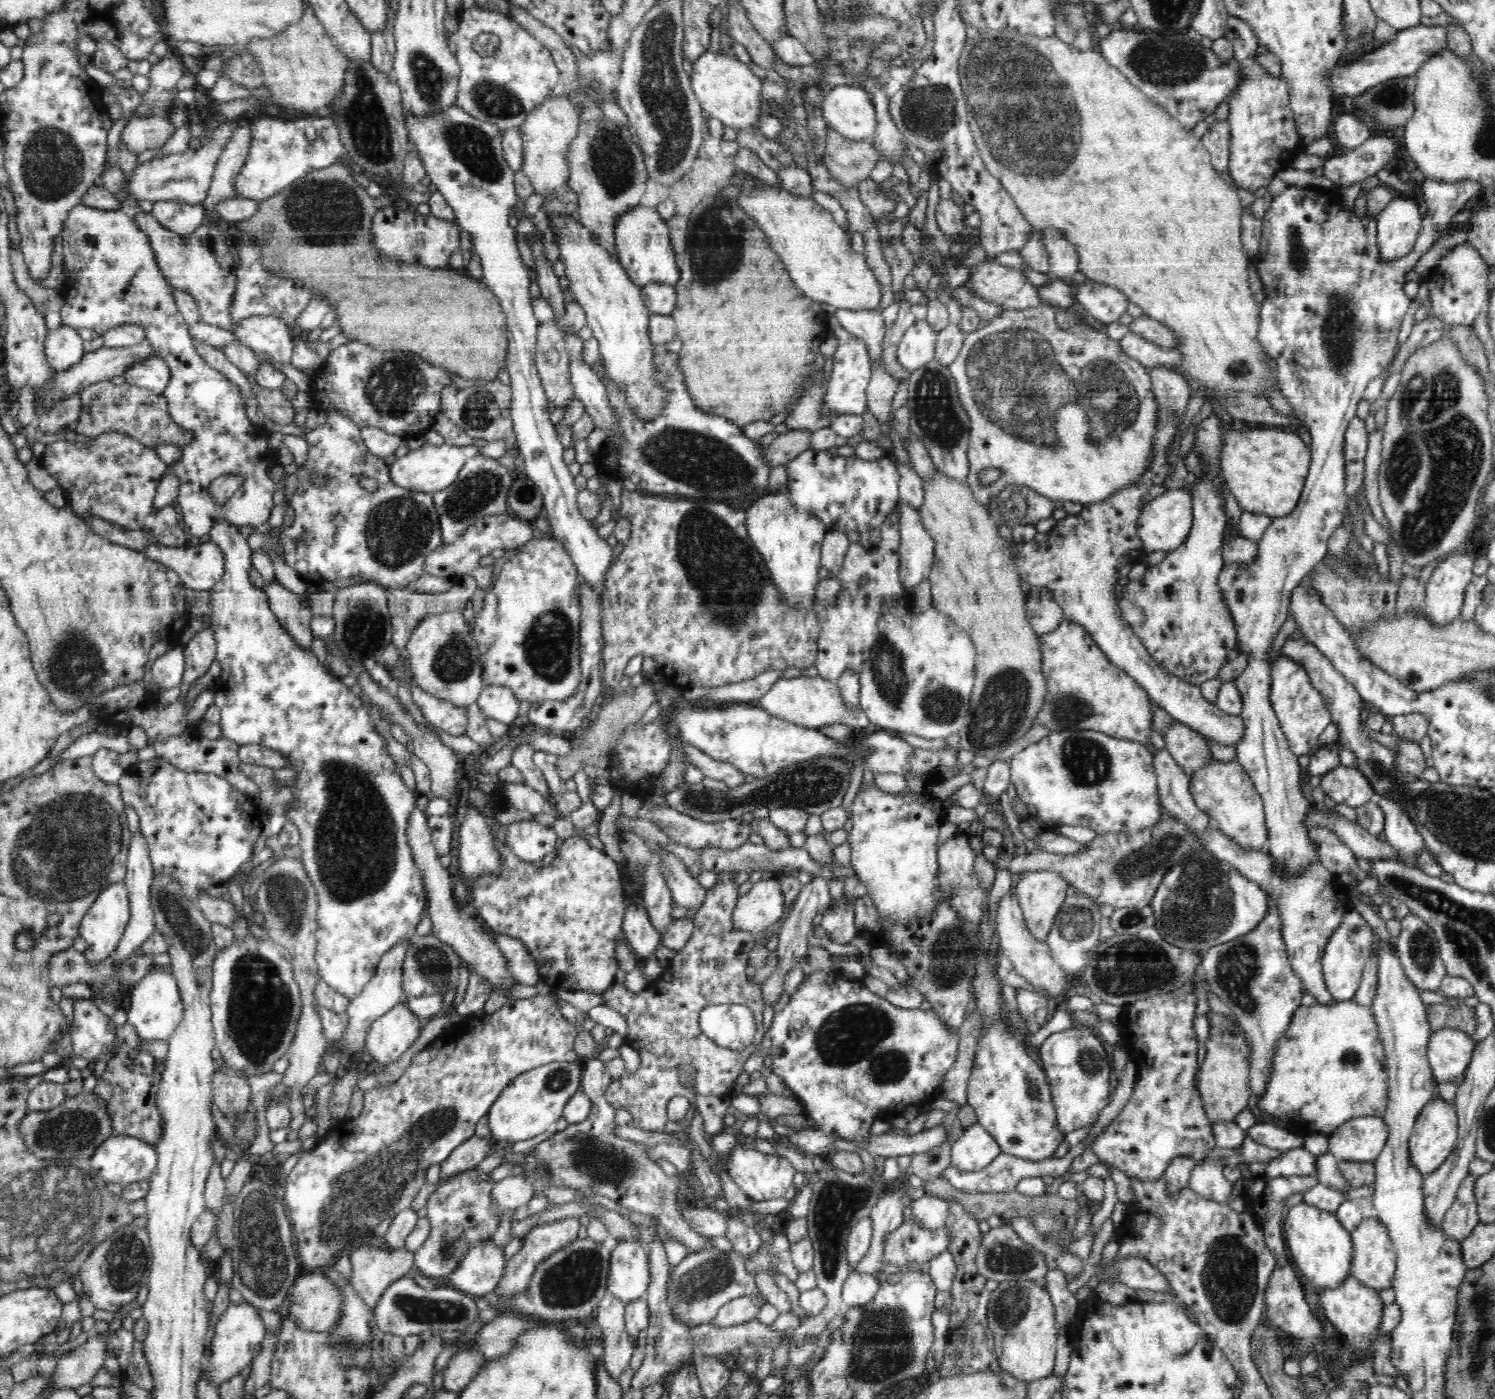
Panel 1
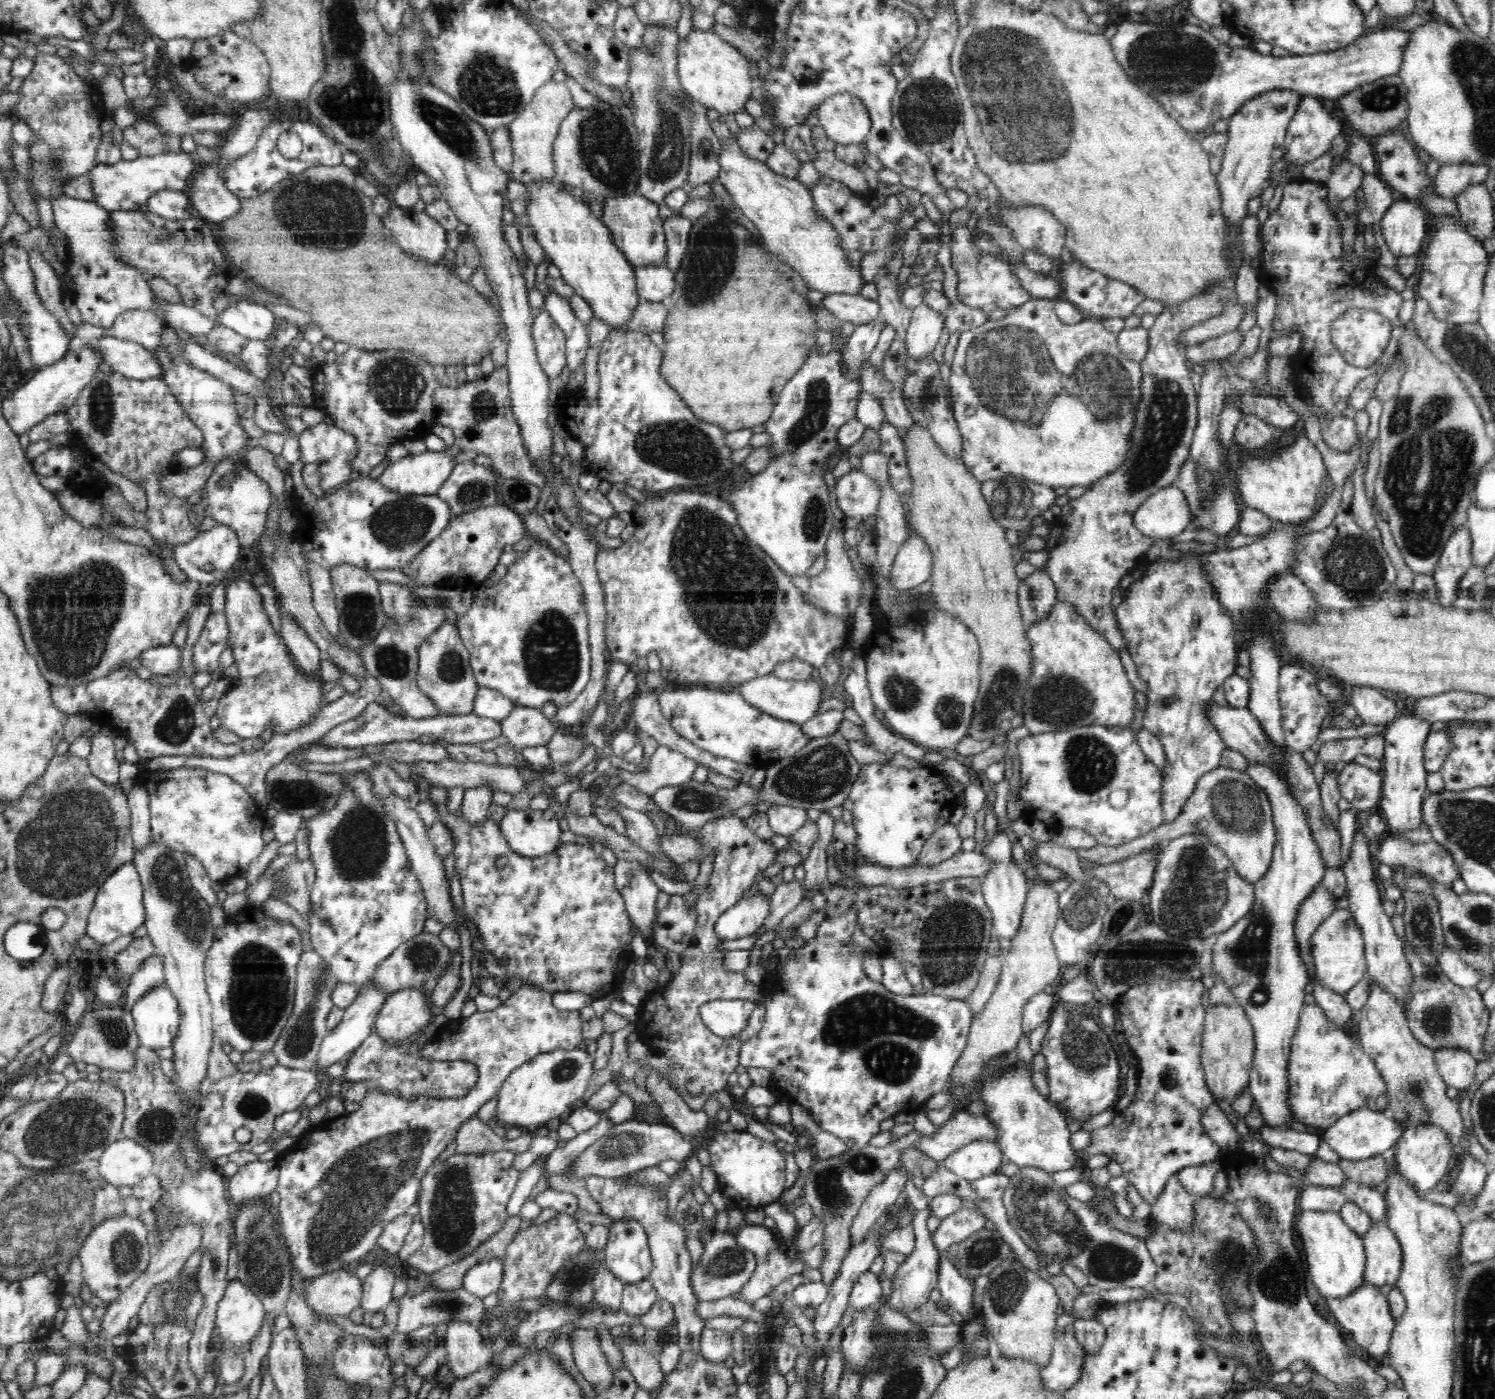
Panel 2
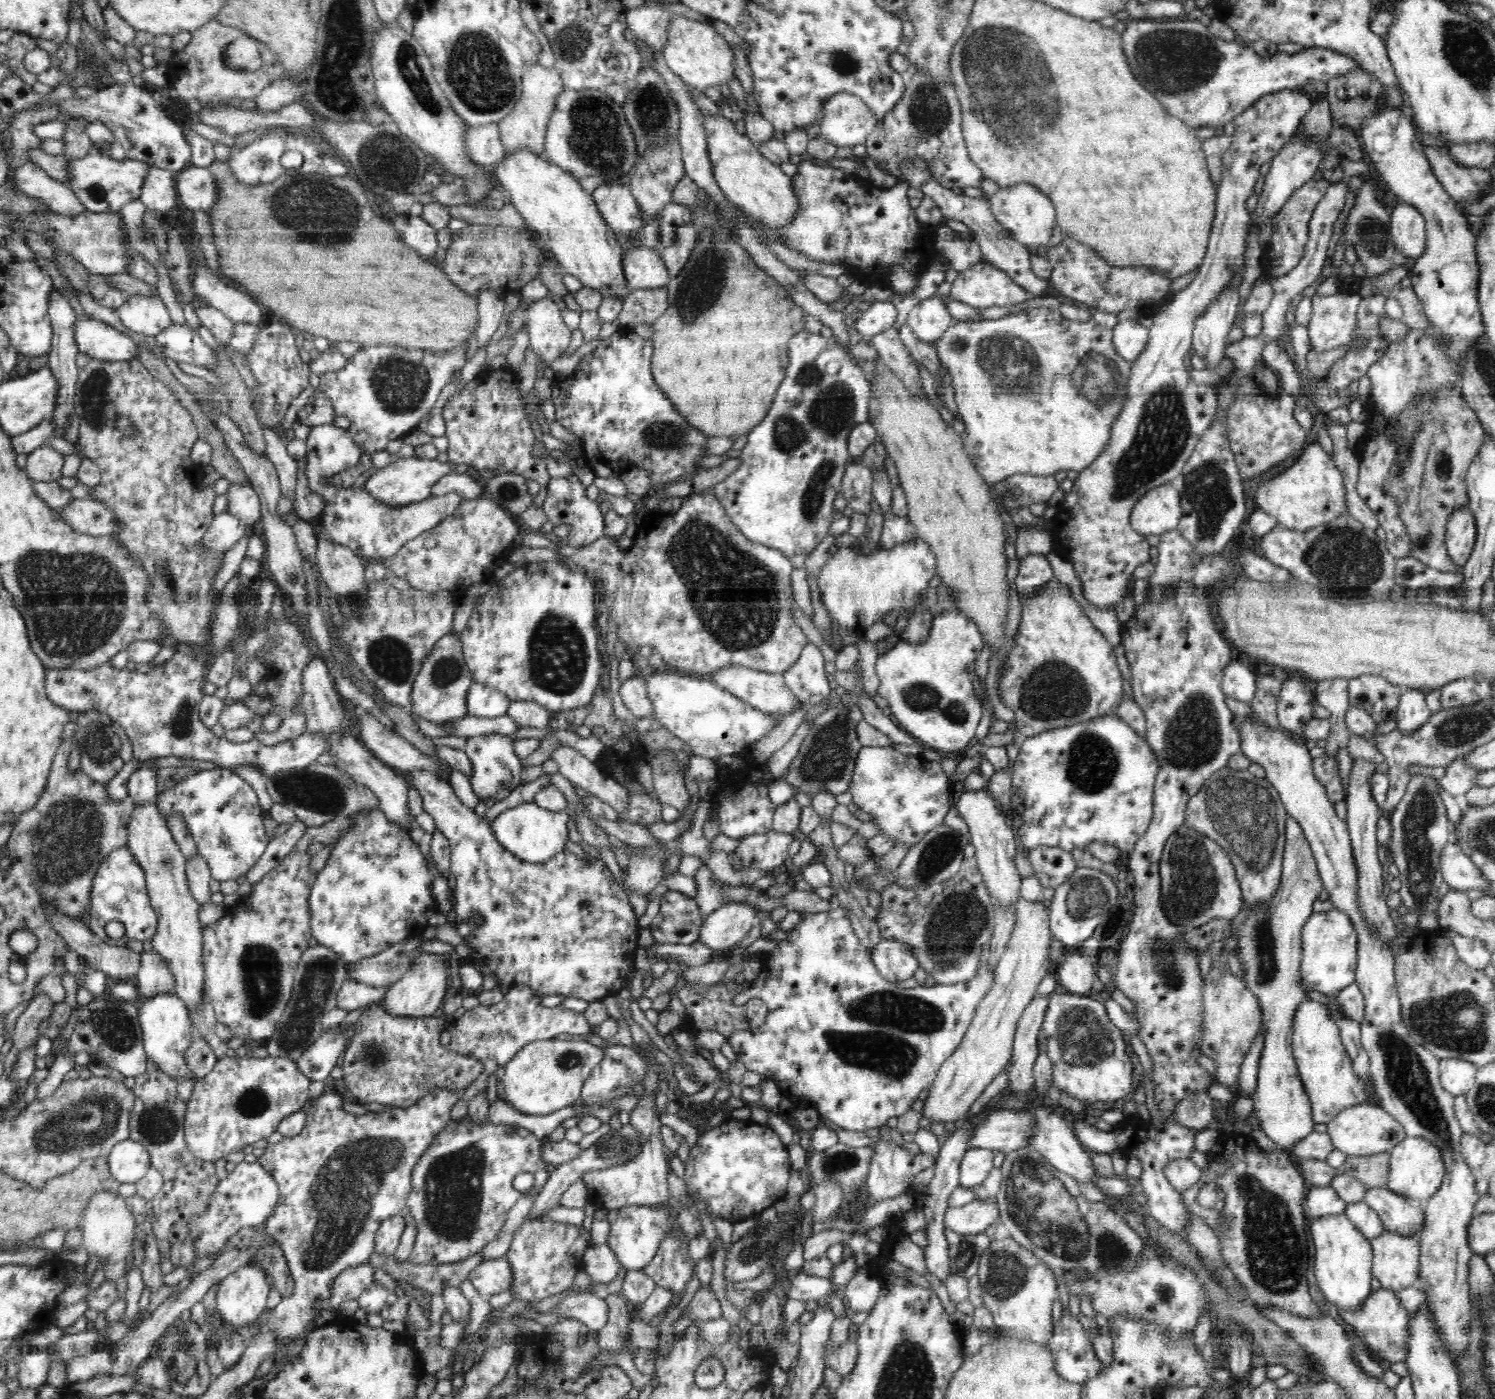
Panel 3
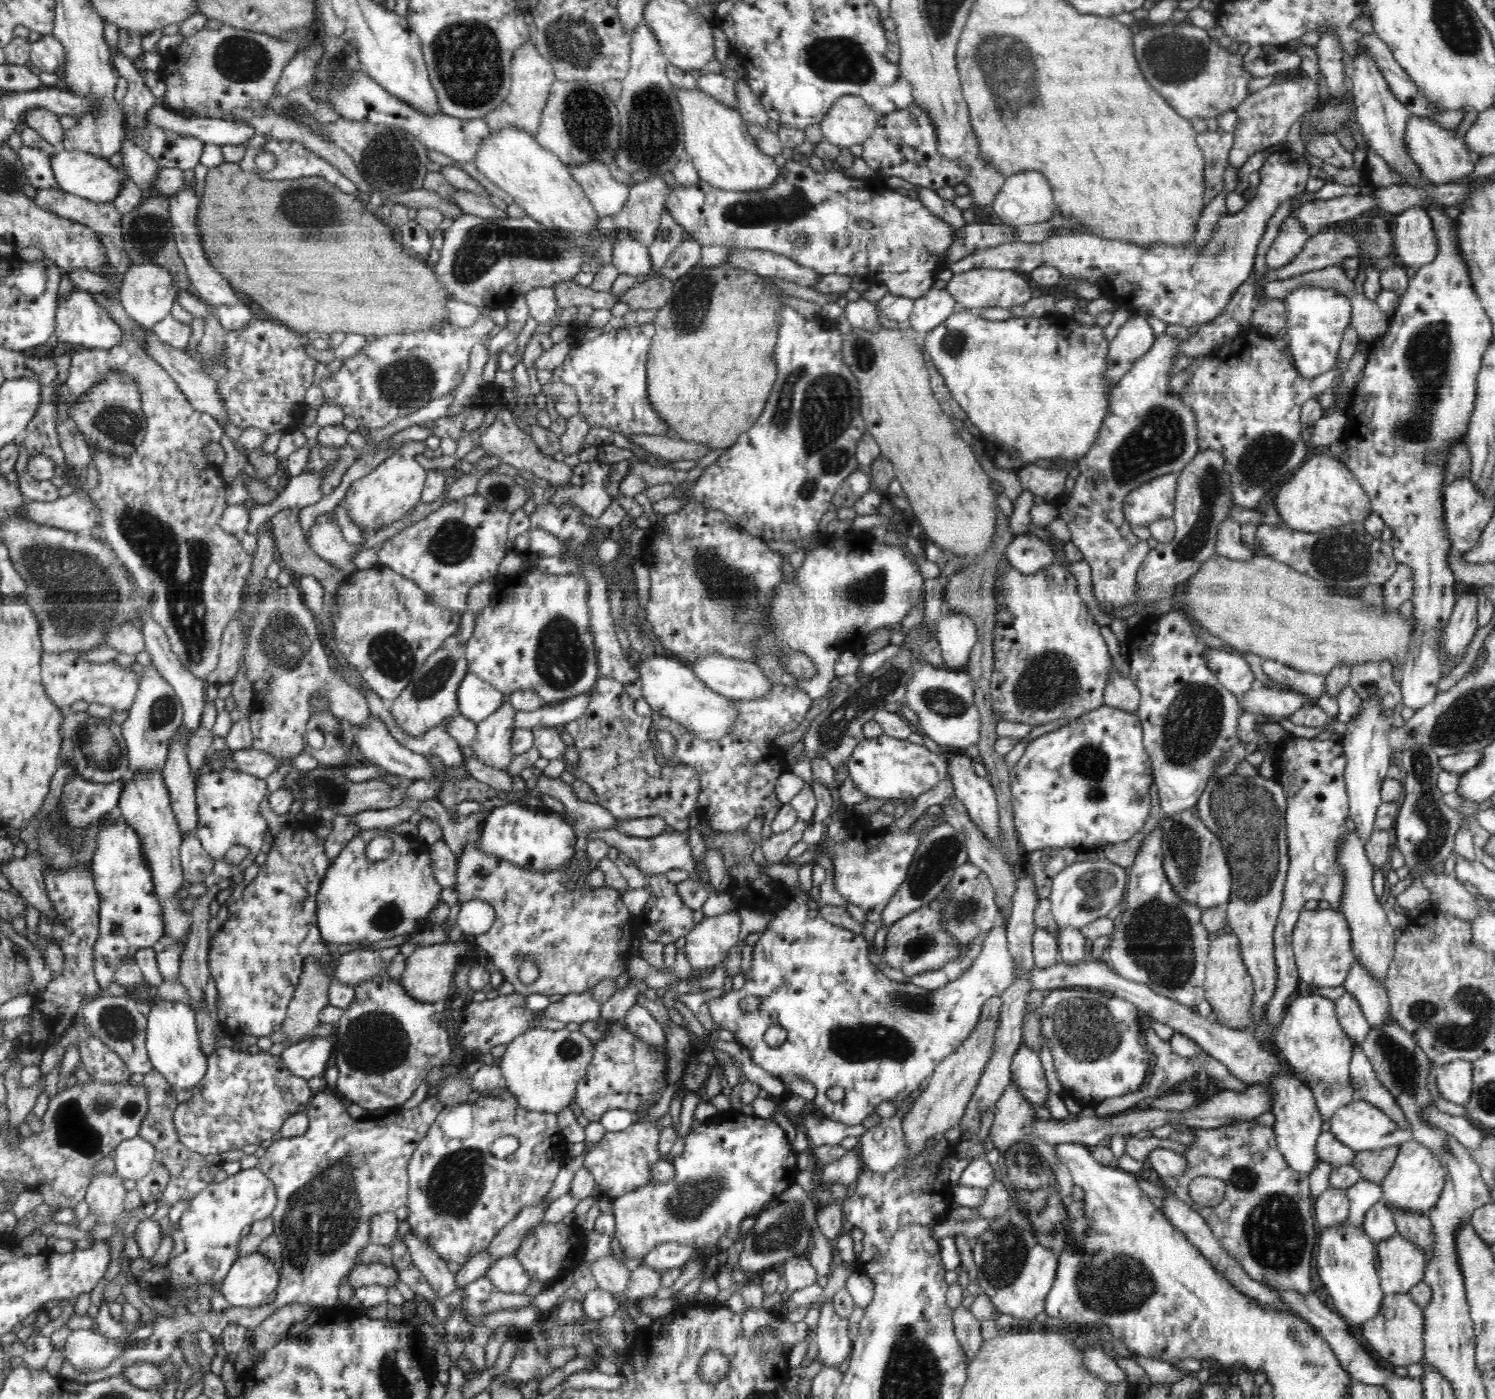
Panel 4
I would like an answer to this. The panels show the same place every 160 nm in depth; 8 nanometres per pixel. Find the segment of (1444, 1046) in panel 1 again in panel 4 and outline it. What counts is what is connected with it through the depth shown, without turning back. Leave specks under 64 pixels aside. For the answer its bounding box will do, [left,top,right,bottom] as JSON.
[1436,1060,1473,1106]

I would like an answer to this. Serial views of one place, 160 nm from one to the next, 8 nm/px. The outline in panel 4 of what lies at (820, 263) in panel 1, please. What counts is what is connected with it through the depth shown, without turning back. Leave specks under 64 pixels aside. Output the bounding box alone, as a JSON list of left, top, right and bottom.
[674,86,782,192]

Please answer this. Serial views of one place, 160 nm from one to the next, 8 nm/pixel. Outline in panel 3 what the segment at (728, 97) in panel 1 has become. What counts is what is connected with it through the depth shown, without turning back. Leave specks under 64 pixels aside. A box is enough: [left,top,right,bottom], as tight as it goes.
[662,14,736,93]

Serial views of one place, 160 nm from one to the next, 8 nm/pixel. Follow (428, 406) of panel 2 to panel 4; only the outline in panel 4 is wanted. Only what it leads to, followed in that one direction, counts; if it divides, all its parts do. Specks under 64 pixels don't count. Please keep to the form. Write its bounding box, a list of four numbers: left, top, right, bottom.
[319,316,496,430]

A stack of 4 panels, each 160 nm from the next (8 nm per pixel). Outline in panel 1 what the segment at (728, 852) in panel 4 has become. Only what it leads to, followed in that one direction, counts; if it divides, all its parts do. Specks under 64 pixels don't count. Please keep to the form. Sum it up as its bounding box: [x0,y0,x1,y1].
[699,969,959,1150]

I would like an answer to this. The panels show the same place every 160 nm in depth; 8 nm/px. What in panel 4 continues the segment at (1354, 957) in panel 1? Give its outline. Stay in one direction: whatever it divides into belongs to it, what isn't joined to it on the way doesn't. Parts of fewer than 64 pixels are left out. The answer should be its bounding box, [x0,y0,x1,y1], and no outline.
[1292,908,1355,988]

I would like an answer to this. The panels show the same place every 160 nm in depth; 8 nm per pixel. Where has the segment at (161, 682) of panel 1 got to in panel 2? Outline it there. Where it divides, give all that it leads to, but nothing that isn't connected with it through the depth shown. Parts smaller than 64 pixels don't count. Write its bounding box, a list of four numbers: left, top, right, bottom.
[138,644,182,675]

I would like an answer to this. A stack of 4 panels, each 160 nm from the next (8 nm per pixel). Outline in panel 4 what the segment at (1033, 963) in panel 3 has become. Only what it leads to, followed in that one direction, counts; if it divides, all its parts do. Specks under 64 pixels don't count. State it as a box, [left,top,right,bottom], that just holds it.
[901,995,1002,1158]

